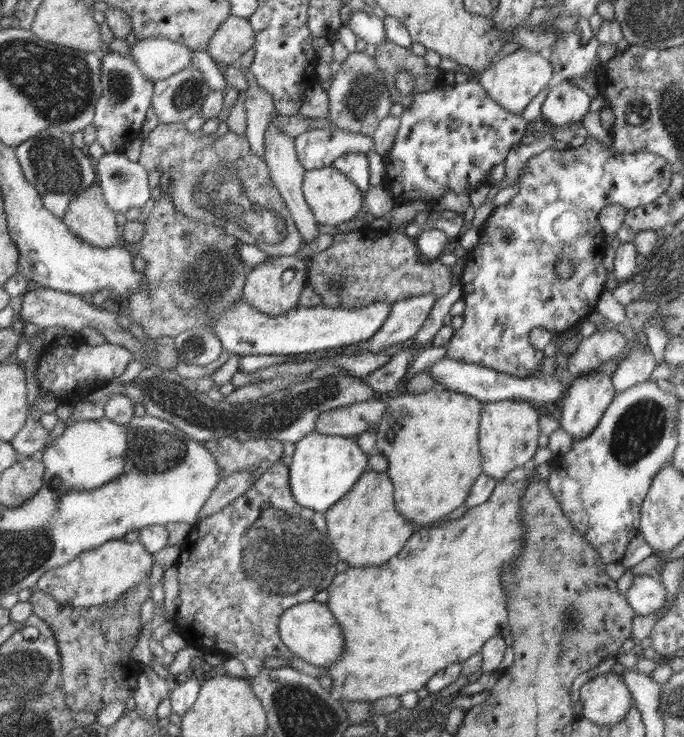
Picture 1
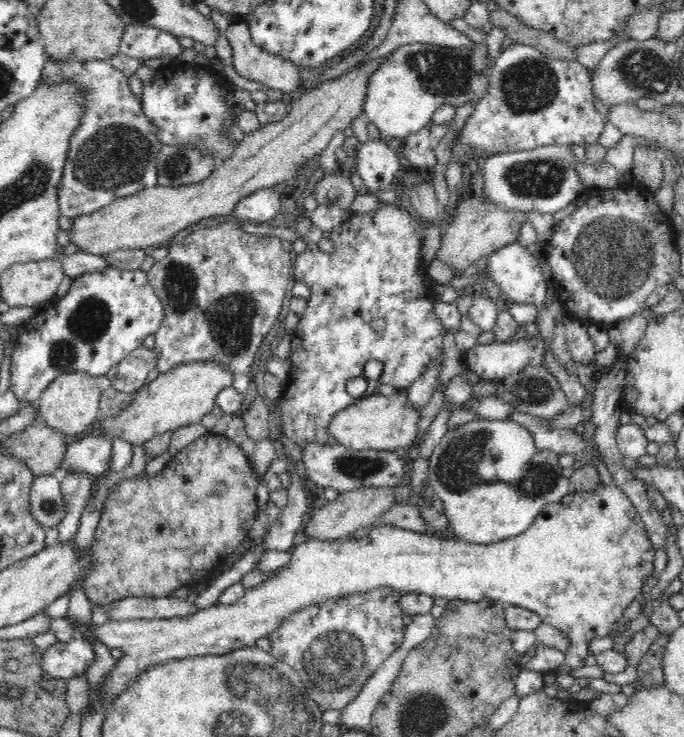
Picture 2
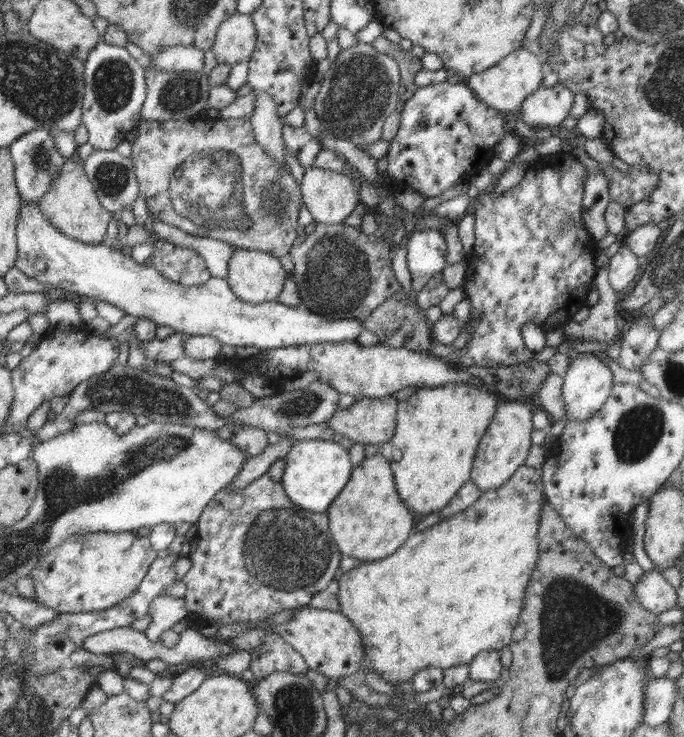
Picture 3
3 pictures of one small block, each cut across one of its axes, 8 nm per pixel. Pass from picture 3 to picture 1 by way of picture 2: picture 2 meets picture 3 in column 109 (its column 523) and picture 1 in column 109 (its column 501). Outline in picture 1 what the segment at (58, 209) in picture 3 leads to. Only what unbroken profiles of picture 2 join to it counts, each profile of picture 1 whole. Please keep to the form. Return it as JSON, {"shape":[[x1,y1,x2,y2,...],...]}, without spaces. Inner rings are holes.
{"shape":[[98,182,69,203,61,220,73,234,95,247,108,248,120,239,116,213,107,206]]}

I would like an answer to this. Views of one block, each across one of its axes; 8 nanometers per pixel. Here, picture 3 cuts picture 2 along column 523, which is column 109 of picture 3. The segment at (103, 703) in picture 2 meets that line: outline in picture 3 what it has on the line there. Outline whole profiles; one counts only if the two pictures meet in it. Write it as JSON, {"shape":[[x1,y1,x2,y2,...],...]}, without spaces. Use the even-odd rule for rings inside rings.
{"shape":[[136,531,99,532,99,534,86,534,80,537,73,535,52,553,42,557,29,577,34,583,36,601,58,614,102,611,129,598,147,576,152,562,155,562,155,559,160,555,160,552,152,549,148,538,138,536]]}

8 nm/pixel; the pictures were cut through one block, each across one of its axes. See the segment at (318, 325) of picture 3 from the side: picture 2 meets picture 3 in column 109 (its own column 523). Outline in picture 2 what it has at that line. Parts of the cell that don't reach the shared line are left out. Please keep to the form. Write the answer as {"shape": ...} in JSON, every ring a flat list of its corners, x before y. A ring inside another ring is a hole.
{"shape":[[519,242,508,243,489,255,487,272,490,278,500,286,504,294,504,303,534,304,538,310,545,303,551,282,544,278,540,266,538,266,538,260]]}

